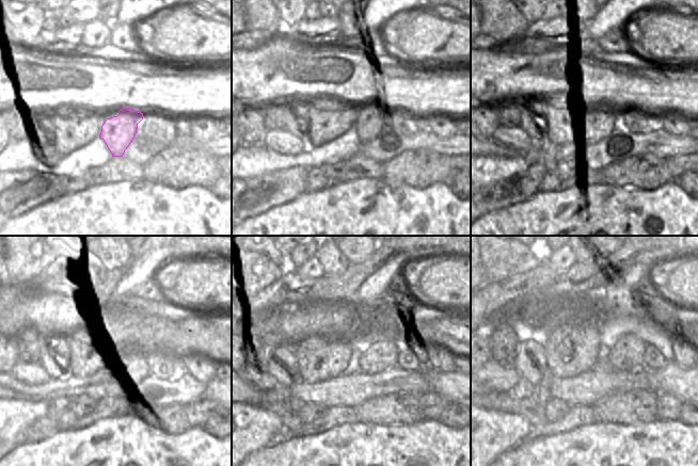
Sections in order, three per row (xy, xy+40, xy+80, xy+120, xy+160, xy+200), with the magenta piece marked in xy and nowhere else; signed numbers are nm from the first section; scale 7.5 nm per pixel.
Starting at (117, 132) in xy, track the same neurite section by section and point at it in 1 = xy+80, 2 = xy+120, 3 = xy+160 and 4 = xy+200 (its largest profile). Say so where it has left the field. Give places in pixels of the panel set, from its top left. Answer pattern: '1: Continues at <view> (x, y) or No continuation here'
1: Continues at xy+80 (606, 122)
2: Continues at xy+120 (130, 358)
3: Continues at xy+160 (383, 355)
4: Continues at xy+200 (628, 354)

